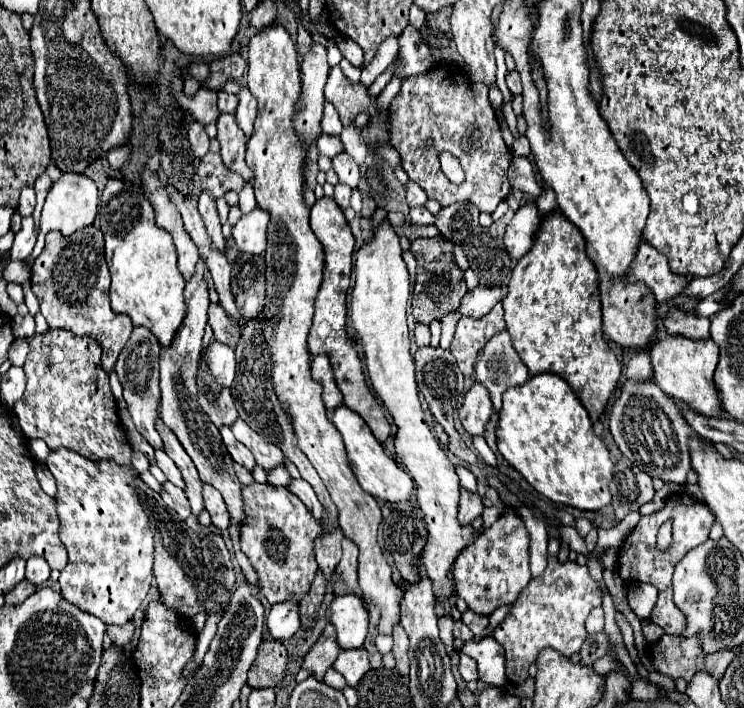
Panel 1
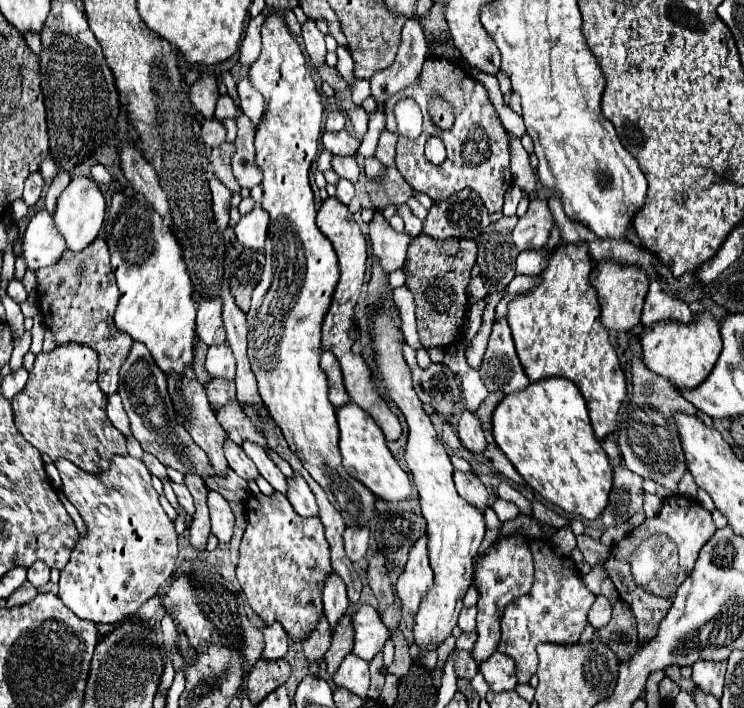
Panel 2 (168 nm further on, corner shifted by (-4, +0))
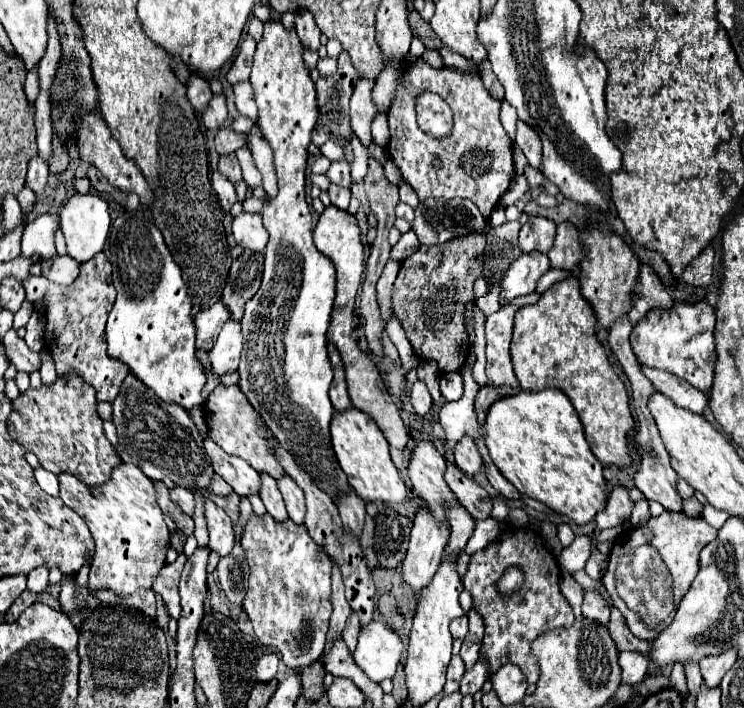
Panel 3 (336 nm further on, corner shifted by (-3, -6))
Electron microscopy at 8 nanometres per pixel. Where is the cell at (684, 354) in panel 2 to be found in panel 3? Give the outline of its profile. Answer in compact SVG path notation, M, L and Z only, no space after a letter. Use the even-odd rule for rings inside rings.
M707 301L697 303L675 303L671 309L651 309L629 335L631 347L639 363L655 369L669 371L685 381L689 381L699 391L709 391L713 385L713 367L715 367L715 311Z

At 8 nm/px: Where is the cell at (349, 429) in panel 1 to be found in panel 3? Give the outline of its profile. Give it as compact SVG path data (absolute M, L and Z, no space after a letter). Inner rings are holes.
M357 407L335 413L331 419L331 445L341 469L349 479L349 485L363 501L403 503L407 499L405 483L389 457L389 443L377 423L367 413L359 411Z

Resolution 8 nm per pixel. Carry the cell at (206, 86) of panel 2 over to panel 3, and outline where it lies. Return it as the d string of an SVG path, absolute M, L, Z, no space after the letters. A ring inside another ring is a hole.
M193 73L189 77L189 81L187 81L187 99L189 99L191 107L197 113L201 113L203 107L207 107L207 103L209 103L211 97L213 97L213 93L209 89L209 83L203 77L199 77L199 75Z

